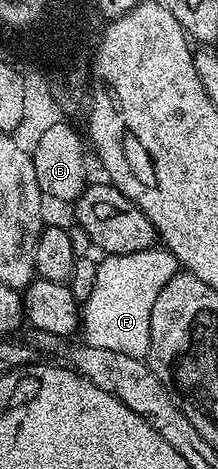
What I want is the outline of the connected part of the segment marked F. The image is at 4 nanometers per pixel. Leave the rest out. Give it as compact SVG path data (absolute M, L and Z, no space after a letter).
M152 247L129 255L116 253L104 256L97 264L97 279L93 291L81 305L82 340L93 348L127 353L142 358L151 345L149 319L157 295L181 266L165 247Z

